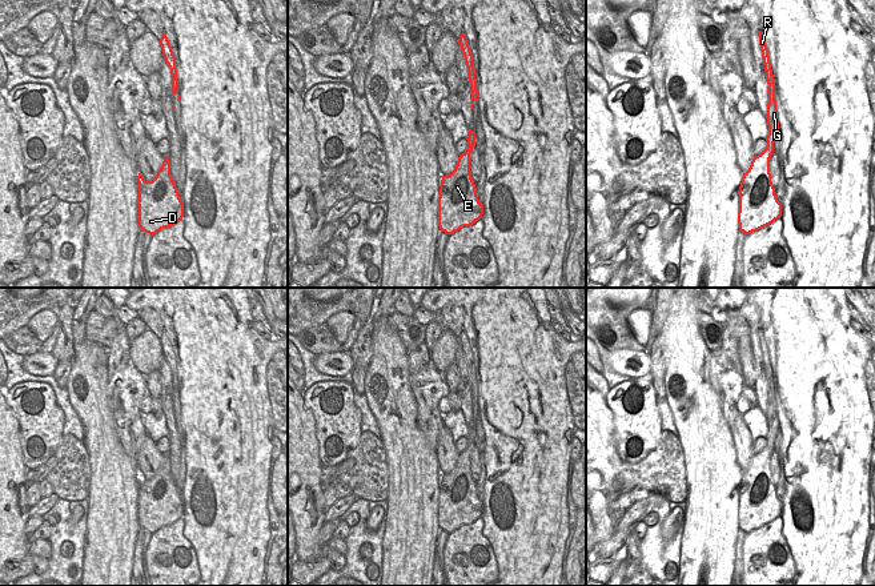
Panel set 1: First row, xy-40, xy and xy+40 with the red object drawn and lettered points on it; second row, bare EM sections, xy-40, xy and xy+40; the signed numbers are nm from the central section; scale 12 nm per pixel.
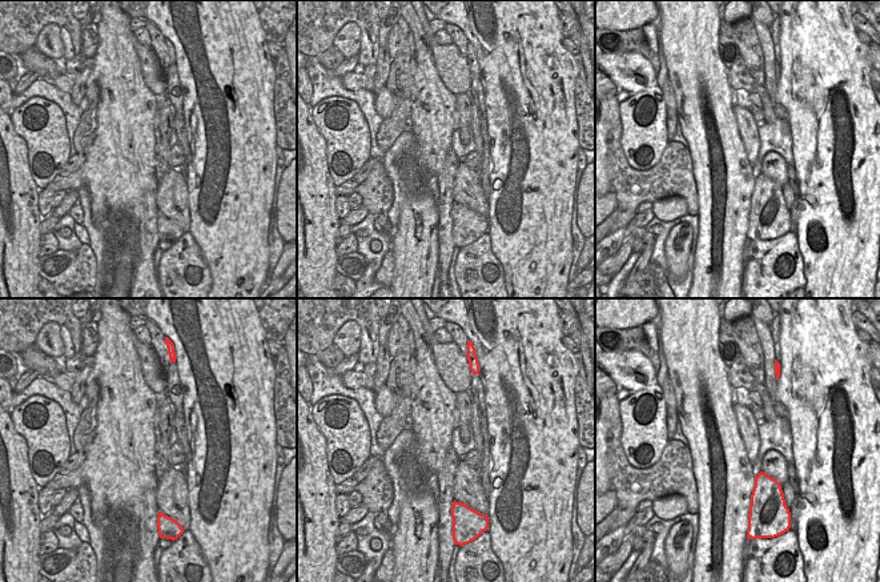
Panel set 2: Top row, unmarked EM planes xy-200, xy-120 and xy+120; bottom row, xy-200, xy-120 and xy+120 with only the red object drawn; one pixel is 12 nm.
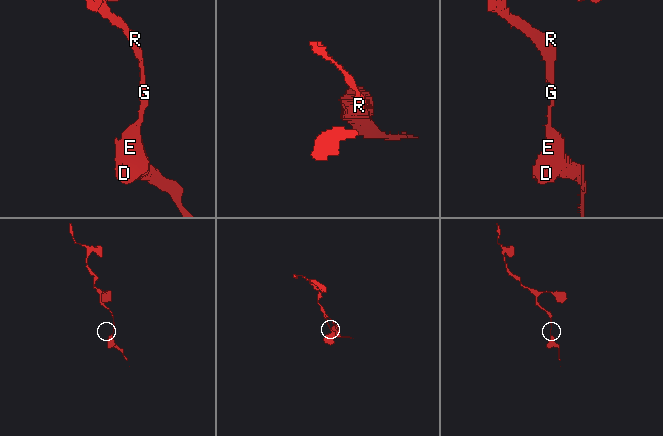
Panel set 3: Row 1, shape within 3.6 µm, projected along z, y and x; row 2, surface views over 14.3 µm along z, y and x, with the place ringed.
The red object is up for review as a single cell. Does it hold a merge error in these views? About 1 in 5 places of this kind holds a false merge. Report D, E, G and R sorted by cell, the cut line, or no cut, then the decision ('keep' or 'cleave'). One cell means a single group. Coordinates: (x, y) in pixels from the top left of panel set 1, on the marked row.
D E G R | no cut | keep

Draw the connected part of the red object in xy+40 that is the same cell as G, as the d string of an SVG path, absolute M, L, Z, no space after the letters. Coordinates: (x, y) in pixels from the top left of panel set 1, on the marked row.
M758 31L758 36L766 71L766 80L768 84L768 104L766 116L768 135L766 137L766 149L760 154L754 156L748 170L743 173L742 182L738 190L738 224L739 230L744 234L756 232L772 224L782 216L782 204L776 198L770 173L770 158L774 153L775 137L779 132L778 109L775 101L775 79L772 75L768 49L762 31Z

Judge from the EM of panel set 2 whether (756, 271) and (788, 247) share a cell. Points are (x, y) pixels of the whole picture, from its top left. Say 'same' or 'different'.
same

